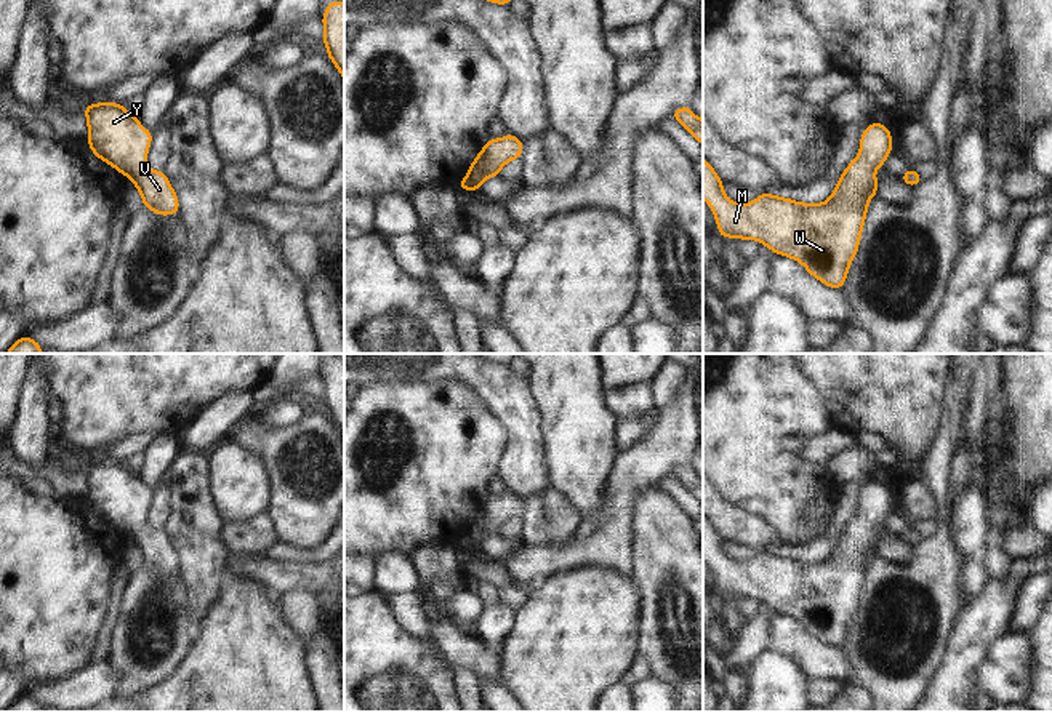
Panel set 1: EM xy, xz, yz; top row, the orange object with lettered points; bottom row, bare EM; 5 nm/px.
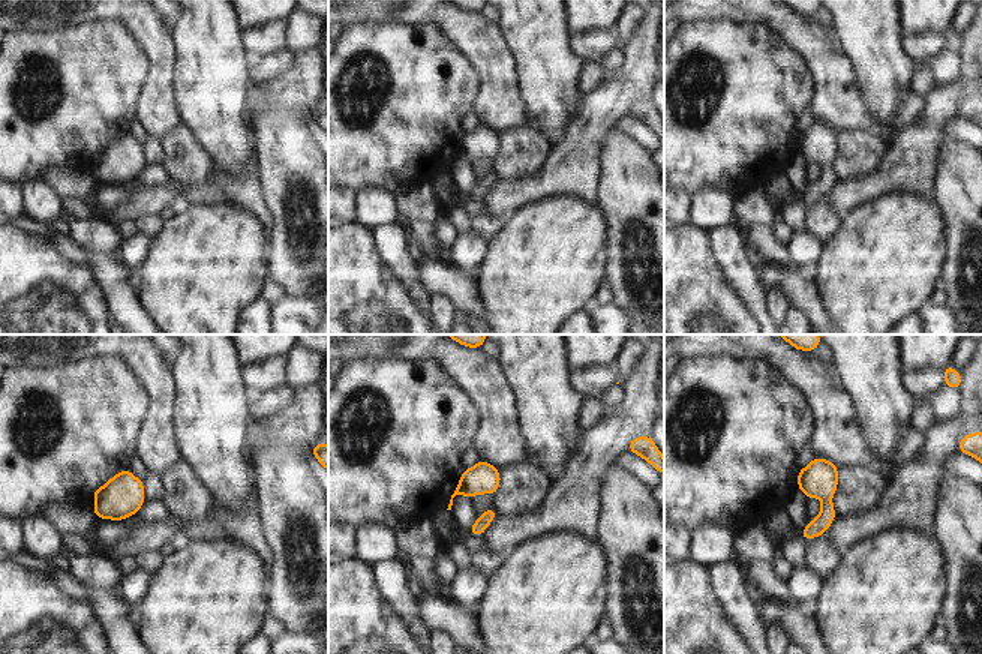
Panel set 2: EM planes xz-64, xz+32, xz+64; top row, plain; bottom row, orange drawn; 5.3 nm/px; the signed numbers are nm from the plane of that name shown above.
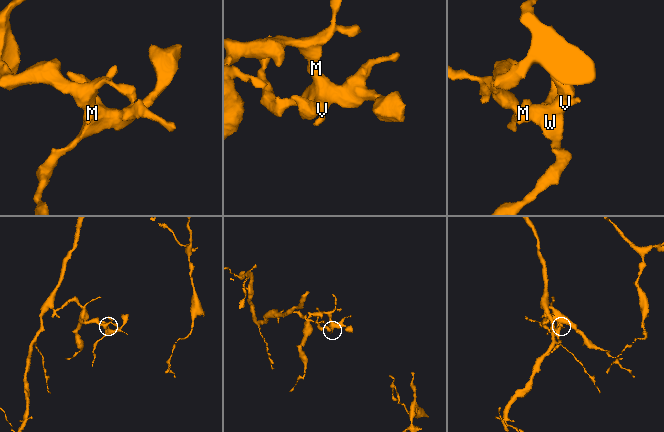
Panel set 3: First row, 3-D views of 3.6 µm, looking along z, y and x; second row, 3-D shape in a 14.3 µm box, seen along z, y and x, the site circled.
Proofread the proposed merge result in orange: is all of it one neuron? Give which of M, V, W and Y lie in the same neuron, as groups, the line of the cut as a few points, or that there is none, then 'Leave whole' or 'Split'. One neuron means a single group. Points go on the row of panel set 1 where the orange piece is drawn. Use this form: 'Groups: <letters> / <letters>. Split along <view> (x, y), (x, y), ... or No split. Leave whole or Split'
Groups: M V W Y. No split. Leave whole.

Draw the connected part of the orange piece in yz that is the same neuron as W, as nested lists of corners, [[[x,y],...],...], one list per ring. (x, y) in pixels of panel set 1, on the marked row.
[[[881,122],[865,128],[860,136],[860,152],[842,171],[834,192],[825,203],[802,203],[773,194],[759,194],[751,203],[735,203],[727,198],[721,176],[703,158],[703,198],[711,208],[721,238],[735,237],[756,240],[775,254],[801,262],[805,270],[825,286],[842,290],[850,262],[858,253],[868,202],[877,197],[877,178],[874,171],[884,166],[892,154],[892,131]]]

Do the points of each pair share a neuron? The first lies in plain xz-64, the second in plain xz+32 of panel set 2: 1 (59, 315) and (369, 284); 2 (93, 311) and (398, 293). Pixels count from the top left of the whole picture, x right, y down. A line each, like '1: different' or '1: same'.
1: same
2: same

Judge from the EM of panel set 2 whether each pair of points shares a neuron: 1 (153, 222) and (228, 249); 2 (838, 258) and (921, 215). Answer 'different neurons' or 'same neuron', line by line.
1: different neurons
2: same neuron

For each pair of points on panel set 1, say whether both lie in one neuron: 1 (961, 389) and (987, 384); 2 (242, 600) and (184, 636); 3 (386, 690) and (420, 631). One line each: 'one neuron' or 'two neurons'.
1: two neurons
2: two neurons
3: two neurons

